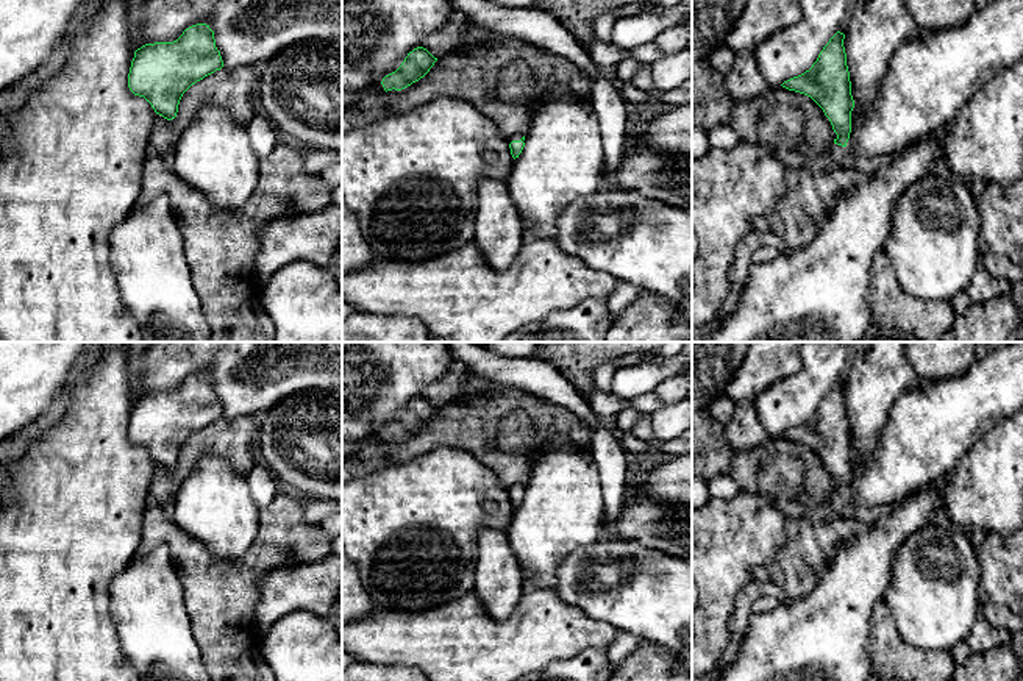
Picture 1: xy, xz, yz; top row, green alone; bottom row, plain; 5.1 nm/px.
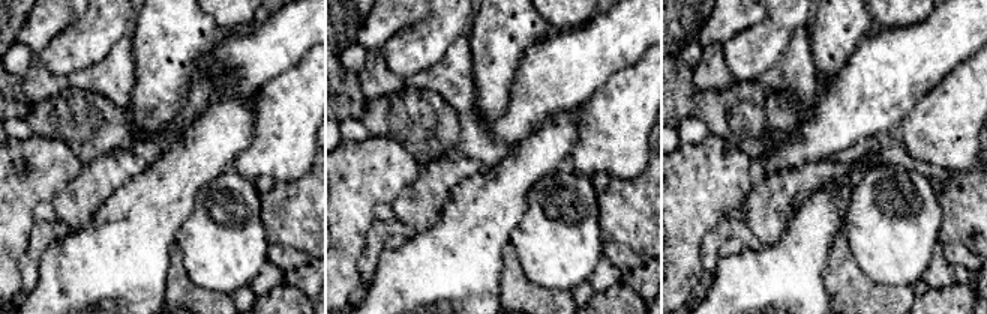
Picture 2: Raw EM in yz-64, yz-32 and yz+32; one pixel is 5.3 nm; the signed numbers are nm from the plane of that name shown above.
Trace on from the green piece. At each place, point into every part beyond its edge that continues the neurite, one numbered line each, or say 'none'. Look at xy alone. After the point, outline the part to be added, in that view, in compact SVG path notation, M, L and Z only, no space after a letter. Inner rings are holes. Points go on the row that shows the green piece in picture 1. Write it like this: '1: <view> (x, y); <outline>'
none

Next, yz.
1: yz (842, 156); M834 133L832 144L829 147L829 156L831 159L845 169L856 169L865 173L876 173L881 167L890 164L896 156L903 153L904 148L884 155L884 156L853 156L851 155L851 139L848 139L847 145L837 145L834 141L837 139L837 134Z

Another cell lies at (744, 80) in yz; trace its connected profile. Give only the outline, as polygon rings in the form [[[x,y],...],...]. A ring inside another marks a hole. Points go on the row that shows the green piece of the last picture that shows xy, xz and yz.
[[[753,50],[734,55],[732,67],[725,77],[725,84],[732,102],[756,98],[772,89],[756,66]]]

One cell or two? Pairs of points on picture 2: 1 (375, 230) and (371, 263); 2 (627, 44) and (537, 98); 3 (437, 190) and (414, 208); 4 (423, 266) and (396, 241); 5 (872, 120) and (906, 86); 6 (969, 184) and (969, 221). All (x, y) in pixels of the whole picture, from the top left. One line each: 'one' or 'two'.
1: one
2: one
3: one
4: two
5: one
6: one

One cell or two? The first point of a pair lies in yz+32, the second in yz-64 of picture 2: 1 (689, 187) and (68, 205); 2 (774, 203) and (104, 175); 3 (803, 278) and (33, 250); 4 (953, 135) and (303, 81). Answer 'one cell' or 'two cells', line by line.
1: two cells
2: one cell
3: two cells
4: one cell

